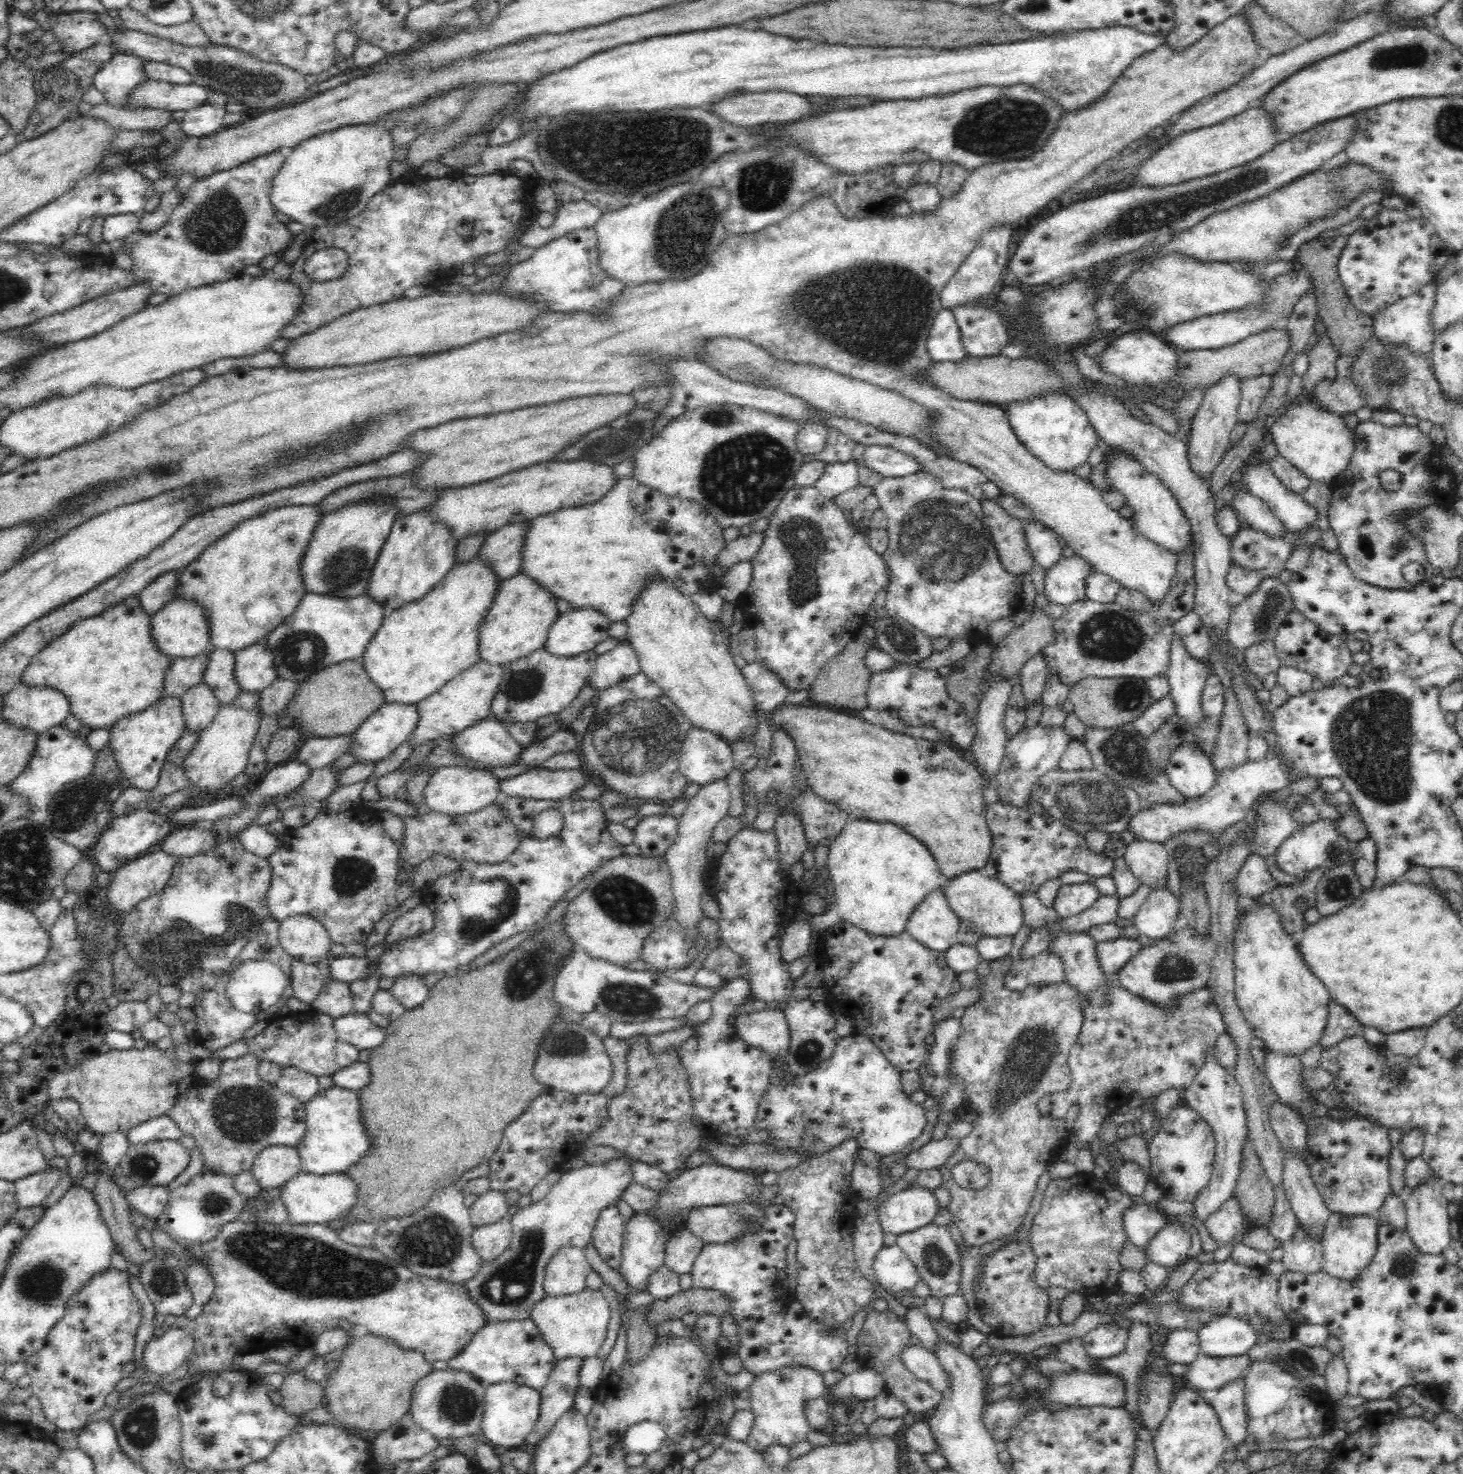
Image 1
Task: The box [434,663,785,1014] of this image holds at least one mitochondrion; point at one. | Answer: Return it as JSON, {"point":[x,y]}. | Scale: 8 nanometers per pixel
{"point":[632,736]}

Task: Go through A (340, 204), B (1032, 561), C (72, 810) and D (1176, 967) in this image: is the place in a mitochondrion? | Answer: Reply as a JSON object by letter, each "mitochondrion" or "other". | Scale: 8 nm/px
{"A":"mitochondrion","B":"other","C":"mitochondrion","D":"mitochondrion"}

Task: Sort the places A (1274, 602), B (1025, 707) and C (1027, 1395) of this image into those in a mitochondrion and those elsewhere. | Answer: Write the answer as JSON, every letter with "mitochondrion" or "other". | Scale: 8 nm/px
{"A":"mitochondrion","B":"other","C":"other"}

